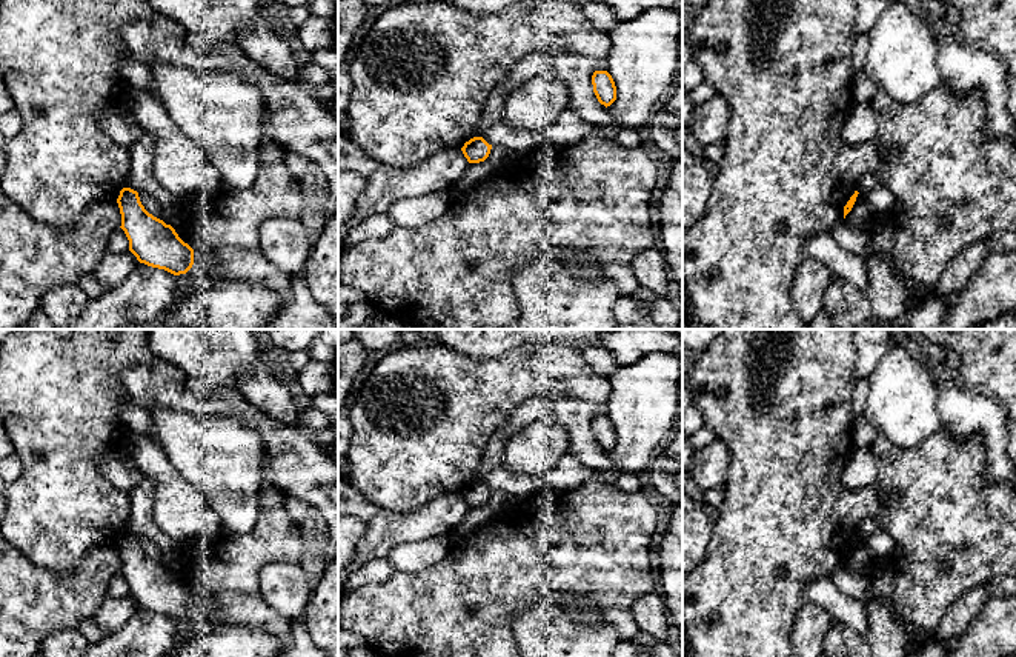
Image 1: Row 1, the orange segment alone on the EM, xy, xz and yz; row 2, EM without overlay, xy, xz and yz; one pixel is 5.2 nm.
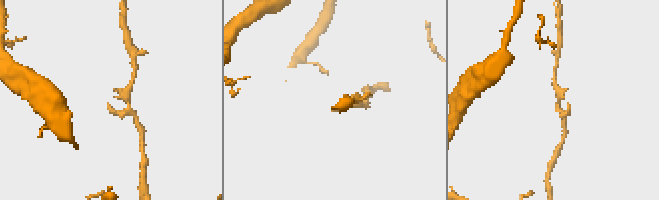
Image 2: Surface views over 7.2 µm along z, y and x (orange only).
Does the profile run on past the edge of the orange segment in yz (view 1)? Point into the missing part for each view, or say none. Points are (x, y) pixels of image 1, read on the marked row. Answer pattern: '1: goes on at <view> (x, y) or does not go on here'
1: does not go on here

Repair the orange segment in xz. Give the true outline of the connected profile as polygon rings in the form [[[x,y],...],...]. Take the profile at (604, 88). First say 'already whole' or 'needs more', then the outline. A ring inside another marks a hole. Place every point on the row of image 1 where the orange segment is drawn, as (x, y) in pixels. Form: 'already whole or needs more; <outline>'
already whole; [[[595,71],[592,75],[593,92],[606,108],[616,100],[616,86],[607,71]]]

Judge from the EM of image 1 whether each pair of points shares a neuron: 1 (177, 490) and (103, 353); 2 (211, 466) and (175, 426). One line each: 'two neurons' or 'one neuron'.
1: two neurons
2: one neuron

